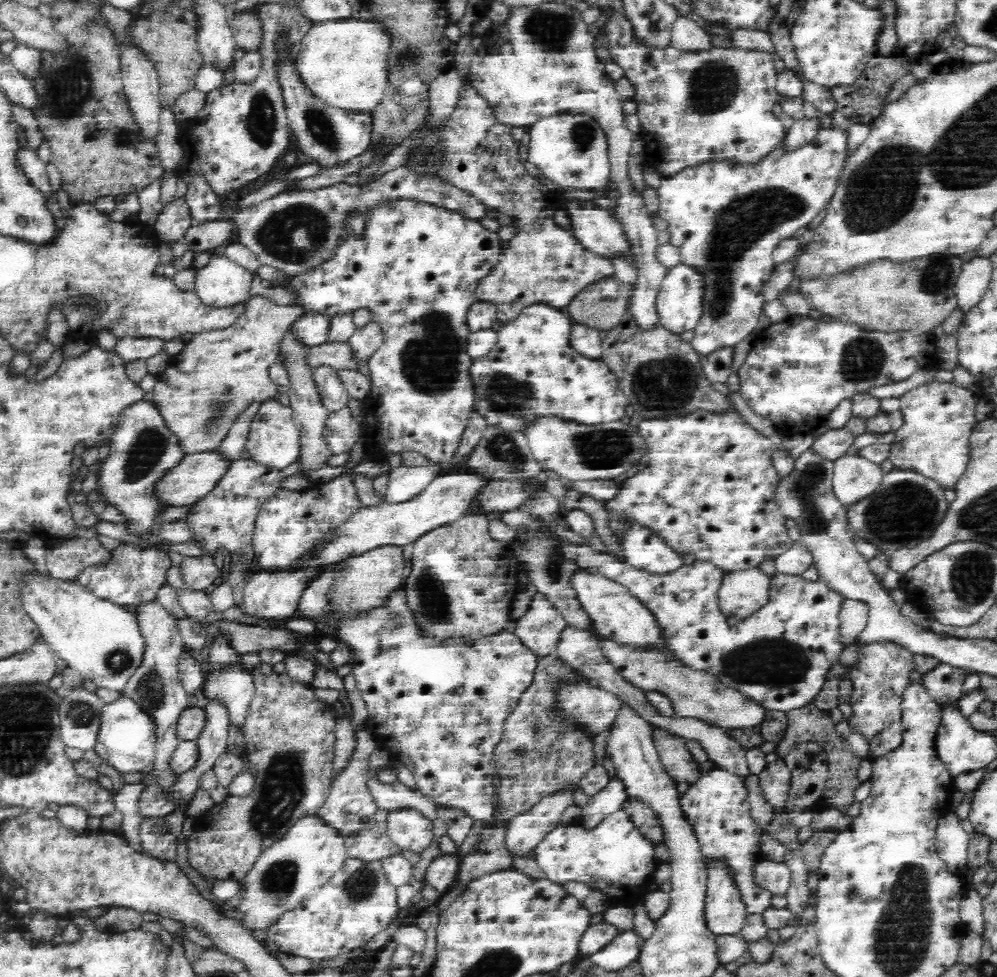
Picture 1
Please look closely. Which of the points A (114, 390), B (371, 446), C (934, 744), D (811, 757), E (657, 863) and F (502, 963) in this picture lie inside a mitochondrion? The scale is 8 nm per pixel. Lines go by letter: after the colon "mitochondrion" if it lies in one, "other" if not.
A: other
B: other
C: other
D: other
E: other
F: mitochondrion

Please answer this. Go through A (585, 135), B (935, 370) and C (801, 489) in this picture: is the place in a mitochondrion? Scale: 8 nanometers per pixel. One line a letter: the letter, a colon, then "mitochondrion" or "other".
A: mitochondrion
B: other
C: mitochondrion

